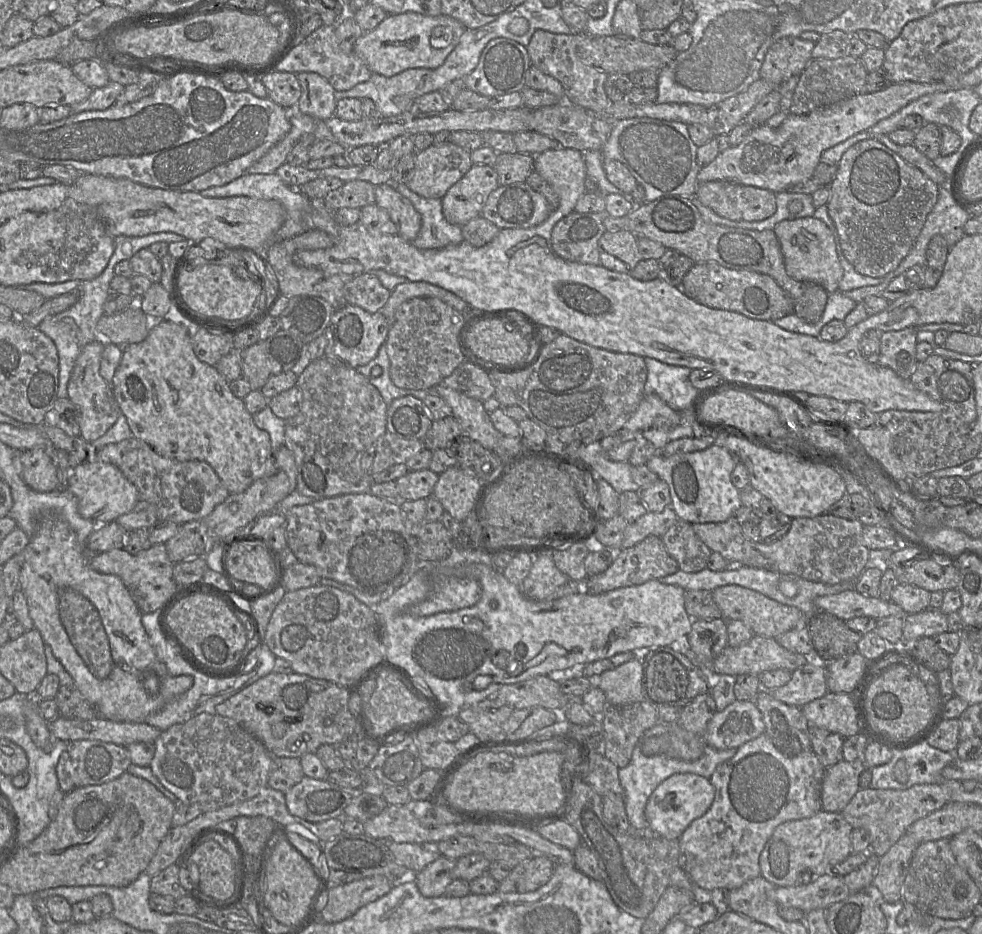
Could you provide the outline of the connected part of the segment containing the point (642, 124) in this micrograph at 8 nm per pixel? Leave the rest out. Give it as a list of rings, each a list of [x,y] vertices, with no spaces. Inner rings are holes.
[[[649,117],[611,121],[613,128],[602,151],[584,152],[587,169],[586,192],[600,192],[603,195],[621,194],[632,201],[631,193],[621,191],[607,179],[603,168],[605,158],[618,160],[628,168],[638,184],[643,186],[646,203],[672,195],[695,197],[699,184],[697,176],[701,167],[697,160],[698,147],[690,138],[687,124]]]

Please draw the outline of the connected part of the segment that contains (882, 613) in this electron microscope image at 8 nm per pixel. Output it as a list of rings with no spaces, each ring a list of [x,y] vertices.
[[[855,589],[819,596],[814,600],[814,605],[817,611],[831,613],[845,621],[855,617],[870,617],[878,620],[889,616],[905,617],[907,615],[892,601],[865,597]]]

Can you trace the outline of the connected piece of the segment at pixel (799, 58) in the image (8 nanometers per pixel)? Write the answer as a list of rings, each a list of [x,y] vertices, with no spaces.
[[[799,37],[781,38],[768,49],[760,78],[780,86],[792,76],[800,76],[812,60],[814,46],[814,42]]]

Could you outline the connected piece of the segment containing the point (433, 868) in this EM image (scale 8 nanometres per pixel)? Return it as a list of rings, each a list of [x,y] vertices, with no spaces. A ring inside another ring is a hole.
[[[440,856],[417,874],[411,874],[420,893],[427,898],[440,897],[453,880],[453,869],[457,860]]]

